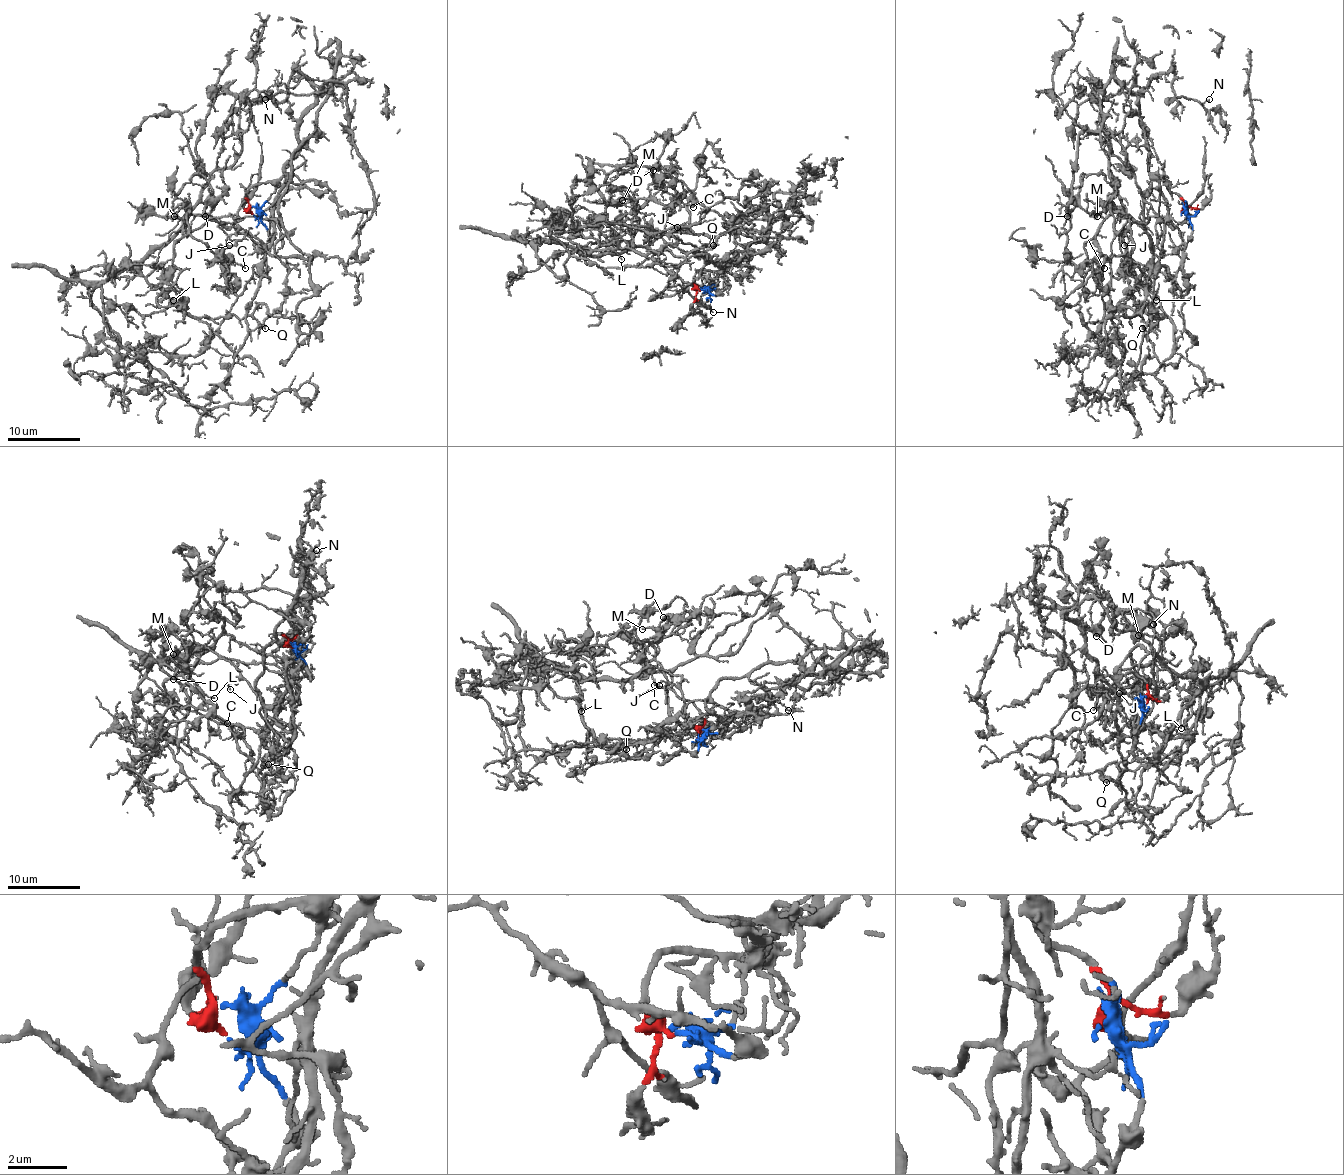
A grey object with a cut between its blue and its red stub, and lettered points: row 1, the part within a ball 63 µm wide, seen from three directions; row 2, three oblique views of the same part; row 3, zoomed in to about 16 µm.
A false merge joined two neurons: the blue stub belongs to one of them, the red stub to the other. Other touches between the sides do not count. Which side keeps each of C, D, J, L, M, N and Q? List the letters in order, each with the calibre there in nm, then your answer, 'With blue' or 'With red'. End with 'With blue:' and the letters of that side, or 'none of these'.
C: Thickness 140 nm. With blue
D: Thickness 160 nm. With blue
J: Thickness 110 nm. With blue
L: Thickness 150 nm. With blue
M: Thickness 150 nm. With blue
N: Thickness 100 nm. With red
Q: Thickness 150 nm. With red
With blue: C, D, J, L, M

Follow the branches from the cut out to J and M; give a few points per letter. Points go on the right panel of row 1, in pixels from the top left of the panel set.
J: (1187, 214), (1191, 239), (1186, 245), (1175, 227), (1150, 203), (1144, 205), (1140, 221), (1126, 216), (1124, 245)
M: (1187, 214), (1191, 239), (1186, 245), (1150, 203), (1140, 221), (1101, 205), (1097, 216)

